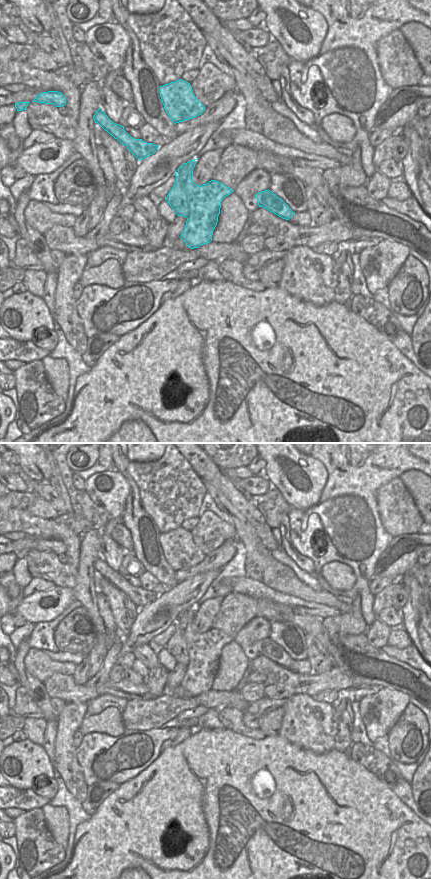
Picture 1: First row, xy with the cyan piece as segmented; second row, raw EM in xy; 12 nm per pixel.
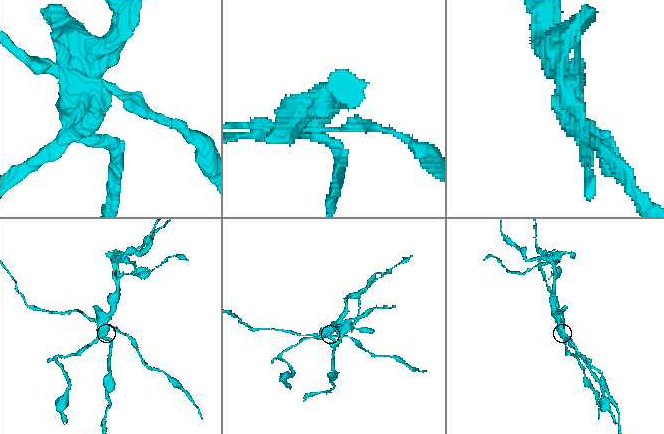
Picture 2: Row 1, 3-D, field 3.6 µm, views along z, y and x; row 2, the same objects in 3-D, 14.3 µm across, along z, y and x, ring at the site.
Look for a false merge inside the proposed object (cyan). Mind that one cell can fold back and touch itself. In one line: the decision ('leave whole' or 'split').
split

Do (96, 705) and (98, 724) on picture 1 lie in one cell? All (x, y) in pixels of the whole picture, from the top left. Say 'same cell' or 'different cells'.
different cells

